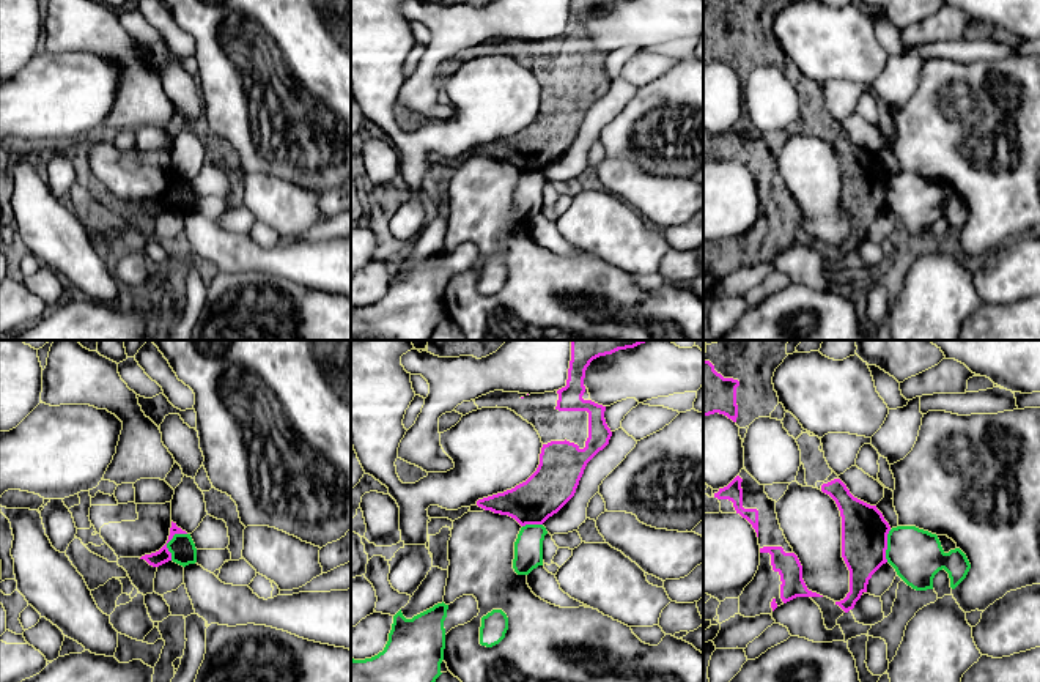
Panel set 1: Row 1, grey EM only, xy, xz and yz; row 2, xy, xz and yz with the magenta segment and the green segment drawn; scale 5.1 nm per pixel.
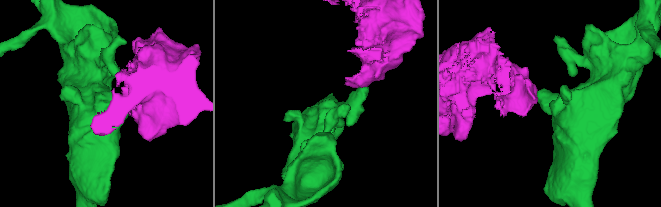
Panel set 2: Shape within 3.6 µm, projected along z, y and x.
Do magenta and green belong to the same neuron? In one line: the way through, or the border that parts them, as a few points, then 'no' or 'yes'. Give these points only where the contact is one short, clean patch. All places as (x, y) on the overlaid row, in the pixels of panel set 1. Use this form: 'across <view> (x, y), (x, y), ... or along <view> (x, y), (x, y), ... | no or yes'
along xy (186, 533), (177, 533), (167, 544), (170, 559) | no

